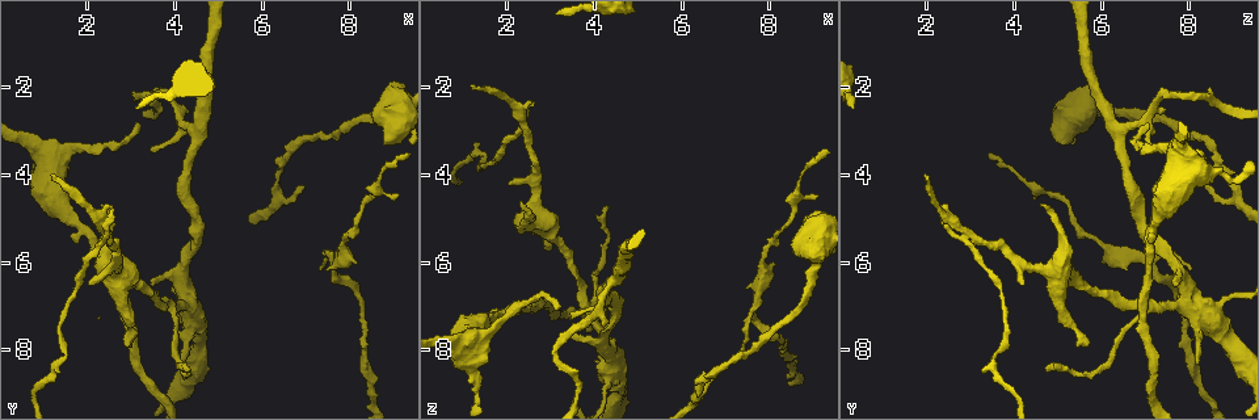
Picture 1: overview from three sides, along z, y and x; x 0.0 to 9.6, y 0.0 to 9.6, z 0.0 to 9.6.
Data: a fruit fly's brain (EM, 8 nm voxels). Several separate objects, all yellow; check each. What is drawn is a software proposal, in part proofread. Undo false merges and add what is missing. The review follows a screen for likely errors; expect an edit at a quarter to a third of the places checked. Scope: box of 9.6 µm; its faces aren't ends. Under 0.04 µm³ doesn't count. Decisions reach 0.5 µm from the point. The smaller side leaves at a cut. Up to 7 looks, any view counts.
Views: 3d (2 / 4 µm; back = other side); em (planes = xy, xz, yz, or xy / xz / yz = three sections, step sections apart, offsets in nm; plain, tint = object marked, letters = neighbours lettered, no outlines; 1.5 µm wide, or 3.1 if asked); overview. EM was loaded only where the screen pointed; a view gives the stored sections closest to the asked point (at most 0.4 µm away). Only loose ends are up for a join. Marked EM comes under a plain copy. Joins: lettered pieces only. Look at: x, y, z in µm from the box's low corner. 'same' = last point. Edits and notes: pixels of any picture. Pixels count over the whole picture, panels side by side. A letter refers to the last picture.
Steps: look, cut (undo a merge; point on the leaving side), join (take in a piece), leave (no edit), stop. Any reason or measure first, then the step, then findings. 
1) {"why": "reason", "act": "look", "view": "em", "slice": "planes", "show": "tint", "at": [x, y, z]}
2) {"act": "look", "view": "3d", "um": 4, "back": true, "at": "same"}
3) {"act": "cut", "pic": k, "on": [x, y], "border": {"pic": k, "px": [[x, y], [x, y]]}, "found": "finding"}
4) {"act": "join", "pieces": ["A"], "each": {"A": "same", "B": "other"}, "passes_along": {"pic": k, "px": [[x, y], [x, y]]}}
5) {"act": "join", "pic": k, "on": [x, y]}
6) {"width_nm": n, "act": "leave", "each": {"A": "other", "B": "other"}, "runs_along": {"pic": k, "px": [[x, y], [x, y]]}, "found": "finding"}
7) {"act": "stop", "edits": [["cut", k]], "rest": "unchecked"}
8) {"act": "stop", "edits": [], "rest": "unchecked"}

{"why": "abrupt turn", "act": "look", "view": "em", "slice": "xy", "step": 8, "show": "letters", "at": [1.35, 8.30, 3.45]}

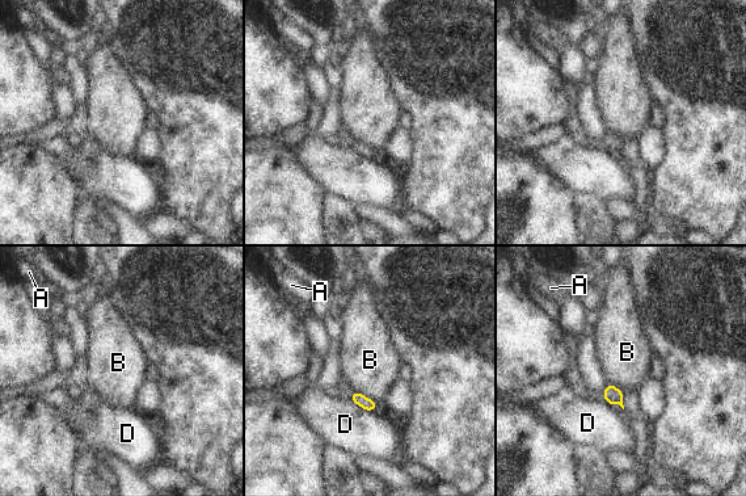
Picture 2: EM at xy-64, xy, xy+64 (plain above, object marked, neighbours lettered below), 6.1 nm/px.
{"act": "leave", "each": {"A": "other", "B": "other", "D": "other"}, "found": "all the same neuron"}

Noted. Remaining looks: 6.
{"why": "thin end", "act": "look", "view": "em", "slice": "planes", "show": "tint", "at": [9.15, 4.45, 4.50]}

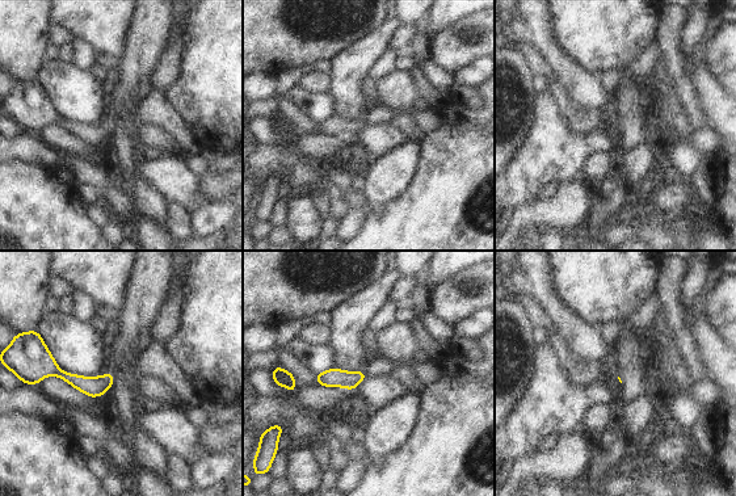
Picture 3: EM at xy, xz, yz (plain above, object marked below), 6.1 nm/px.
{"act": "look", "view": "em", "slice": "planes", "show": "letters", "at": "same"}

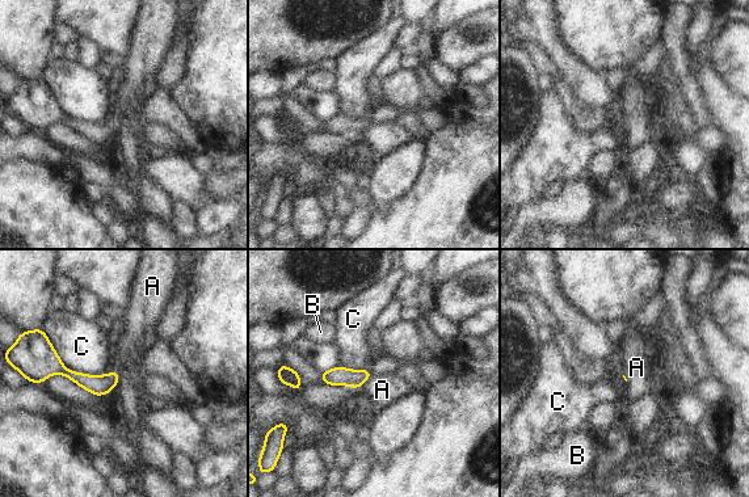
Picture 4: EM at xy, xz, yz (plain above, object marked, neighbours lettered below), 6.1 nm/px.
{"act": "leave", "each": {"A": "other", "B": "other", "C": "other"}, "border": {"pic": 4, "px": [[373, 375], [360, 388]]}, "found": "none of them fits"}

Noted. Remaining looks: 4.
{"why": "an open end", "act": "look", "view": "em", "slice": "xy", "step": 4, "show": "letters", "at": [3.50, 6.50, 7.65]}

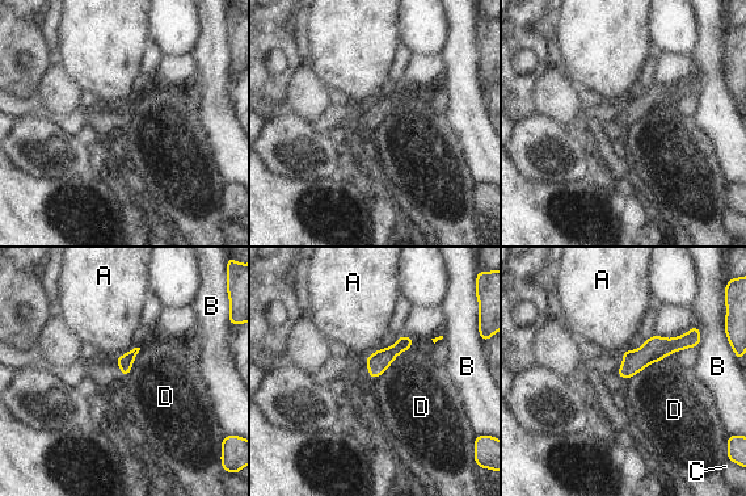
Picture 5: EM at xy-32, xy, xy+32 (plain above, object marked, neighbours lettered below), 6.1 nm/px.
{"act": "leave", "each": {"A": "other", "B": "other", "C": "other", "D": "other"}, "runs_along": {"pic": 5, "px": [[694, 333], [622, 372]]}, "found": "no lettered piece goes on from it"}

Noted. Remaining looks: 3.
{"act": "stop", "edits": [], "rest": "unchecked"}

